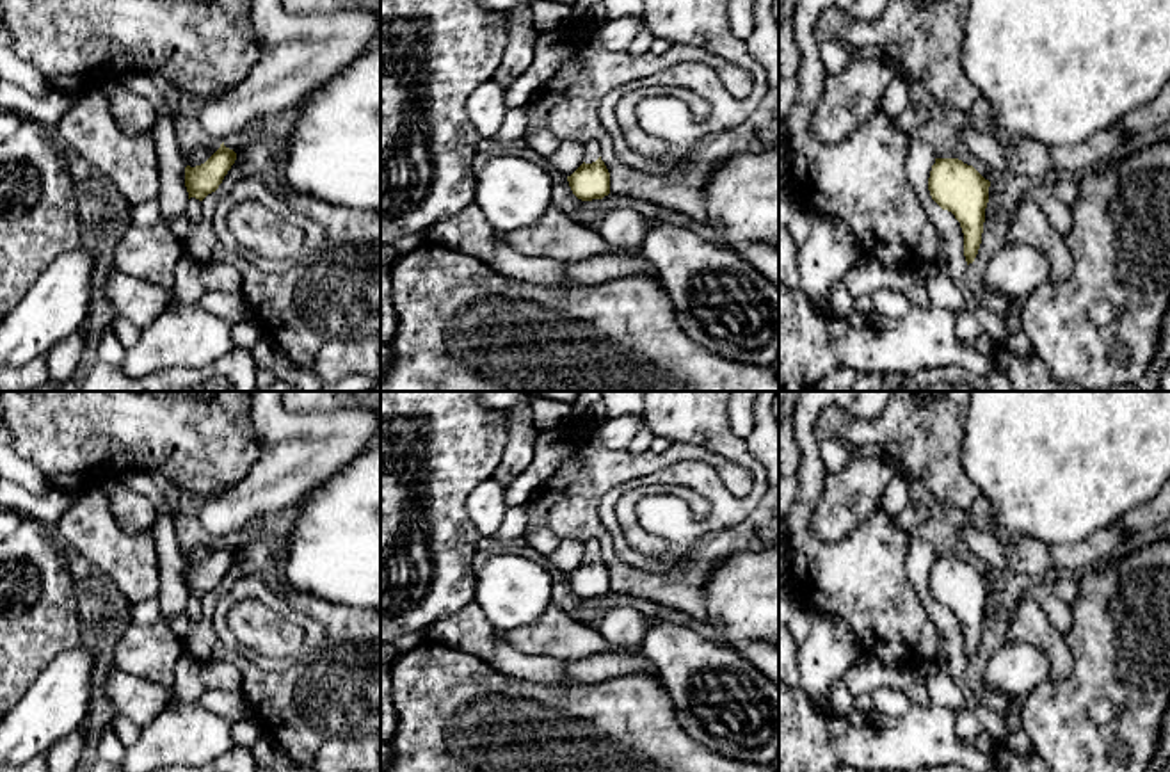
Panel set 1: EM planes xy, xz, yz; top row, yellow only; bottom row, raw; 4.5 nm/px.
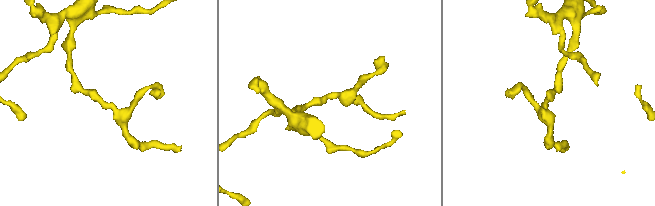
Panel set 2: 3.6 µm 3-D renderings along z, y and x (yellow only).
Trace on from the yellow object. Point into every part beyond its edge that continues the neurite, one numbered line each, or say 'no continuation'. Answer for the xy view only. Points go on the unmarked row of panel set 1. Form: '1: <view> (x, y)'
no continuation

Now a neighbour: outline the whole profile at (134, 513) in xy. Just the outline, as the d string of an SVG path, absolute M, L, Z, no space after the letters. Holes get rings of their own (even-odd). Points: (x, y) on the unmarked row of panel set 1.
M121 478L105 482L101 491L116 523L126 534L140 534L155 527L158 518L155 505L146 496L128 489Z

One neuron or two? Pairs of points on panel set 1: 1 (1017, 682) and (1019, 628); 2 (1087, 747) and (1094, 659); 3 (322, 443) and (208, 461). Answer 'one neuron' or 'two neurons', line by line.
1: two neurons
2: one neuron
3: two neurons

